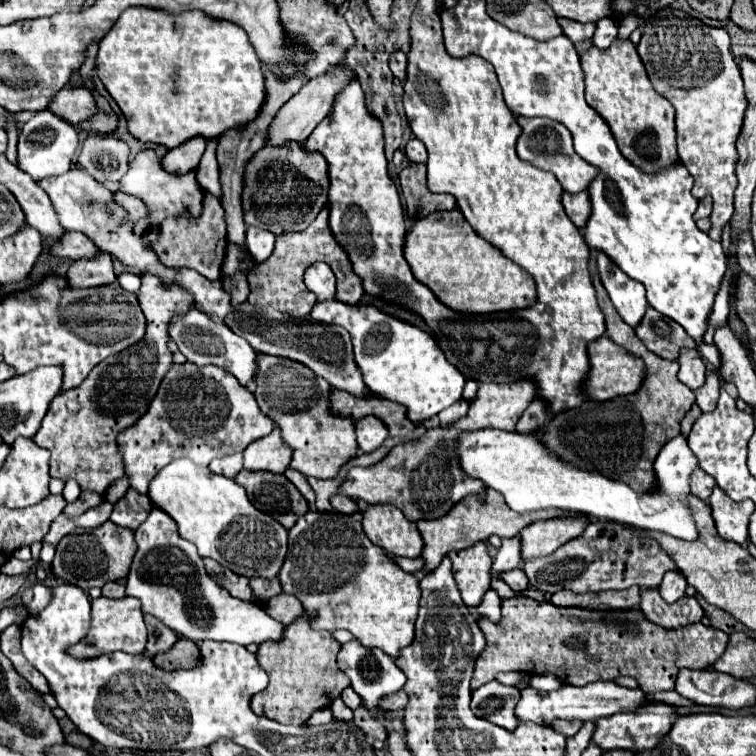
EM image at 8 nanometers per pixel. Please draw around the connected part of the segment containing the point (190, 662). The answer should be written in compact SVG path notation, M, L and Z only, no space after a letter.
M183 637L167 653L159 653L157 657L153 657L153 663L159 669L175 671L175 669L195 669L197 665L201 665L199 659L201 659L201 653L197 643Z

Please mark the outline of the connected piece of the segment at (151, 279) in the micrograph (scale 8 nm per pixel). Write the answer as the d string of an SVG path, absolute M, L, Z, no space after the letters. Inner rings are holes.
M139 273L141 275L141 289L137 293L141 309L147 317L147 335L131 345L129 349L125 349L123 353L115 355L115 357L107 357L105 361L101 361L87 377L81 385L77 385L75 389L67 389L61 391L49 405L49 411L41 423L41 429L37 431L37 435L33 437L33 441L51 451L51 477L69 481L75 479L81 487L81 491L95 491L99 495L105 495L105 491L123 477L123 459L117 451L117 435L131 427L135 421L139 421L139 417L143 417L143 413L147 411L151 399L155 397L161 379L165 377L165 373L171 369L171 353L167 349L167 323L171 321L171 317L175 313L185 313L191 305L193 305L193 297L189 293L185 293L183 289L175 287L175 285L163 285L155 275L151 273ZM69 401L75 401L75 405L79 405L79 409L71 411L69 409Z

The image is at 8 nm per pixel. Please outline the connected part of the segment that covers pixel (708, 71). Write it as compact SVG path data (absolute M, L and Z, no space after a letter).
M657 13L651 21L645 21L643 37L637 45L639 57L647 69L647 75L653 83L653 89L671 101L675 107L675 125L677 125L677 153L679 159L687 165L689 173L695 179L691 193L697 199L705 195L713 197L713 215L709 237L721 241L723 227L733 215L733 193L737 185L735 165L737 165L737 139L743 127L743 117L747 111L747 97L743 89L741 69L729 49L729 33L723 27L711 27L697 19L681 19L675 13Z

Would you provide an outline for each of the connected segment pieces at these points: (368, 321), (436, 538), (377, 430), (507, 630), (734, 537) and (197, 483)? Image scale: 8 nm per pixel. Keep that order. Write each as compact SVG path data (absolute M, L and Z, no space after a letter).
M327 263L309 265L305 283L307 289L317 295L311 319L341 325L349 331L355 347L355 361L361 367L365 385L371 393L405 405L413 423L421 423L461 399L465 375L447 361L445 353L435 345L435 337L427 331L387 315L375 305L347 305L335 299L335 275Z
M487 489L485 499L481 495L467 495L445 517L439 517L433 521L417 521L419 533L425 541L425 549L421 553L421 557L425 559L425 571L433 571L447 553L471 547L473 543L479 543L479 541L487 541L491 535L499 535L501 539L515 537L523 527L531 525L533 521L555 519L555 517L579 517L579 515L583 513L567 513L563 509L547 509L547 511L537 511L535 515L519 515L511 511L511 507L505 505L503 497L493 489Z
M377 417L359 419L355 423L355 429L357 429L357 443L363 453L375 451L389 437L389 429L383 427Z
M503 599L501 603L501 623L491 627L481 627L487 639L485 651L479 655L475 673L471 679L471 689L489 683L501 671L523 671L531 675L555 673L561 683L583 687L593 681L613 679L613 675L629 675L637 679L639 687L645 693L671 691L675 687L675 677L681 667L687 669L709 669L725 651L729 643L729 635L707 627L703 623L687 625L683 629L663 629L651 621L647 621L641 609L611 609L611 611L593 611L581 607L557 607L551 603L541 603L533 599Z
M719 487L713 489L709 497L709 505L713 509L713 519L717 525L717 533L727 539L743 545L747 541L747 523L749 515L753 513L755 505L745 499L745 501L733 501L729 499Z
M175 459L151 481L149 499L177 521L179 535L195 543L201 557L211 557L243 577L271 579L279 575L287 555L287 529L255 509L245 489L233 479L215 475L191 459Z

